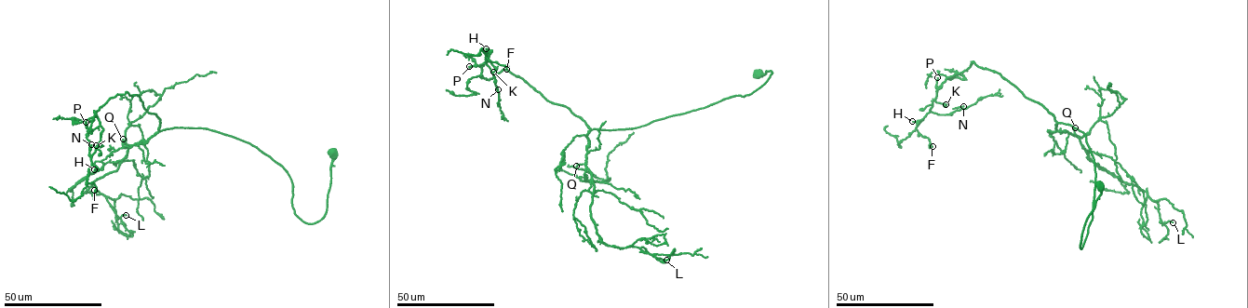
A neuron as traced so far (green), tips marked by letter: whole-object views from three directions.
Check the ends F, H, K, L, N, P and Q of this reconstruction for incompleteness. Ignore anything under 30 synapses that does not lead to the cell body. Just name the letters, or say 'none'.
K

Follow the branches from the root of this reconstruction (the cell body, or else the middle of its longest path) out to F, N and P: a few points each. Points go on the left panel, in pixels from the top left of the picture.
F: (331, 152), (326, 212), (307, 223), (269, 156), (211, 129), (159, 130), (126, 92), (96, 112), (94, 190)
N: (331, 152), (310, 223), (269, 156), (159, 130), (137, 95), (99, 107), (91, 144)
P: (331, 152), (326, 212), (307, 223), (287, 171), (249, 143), (159, 130), (127, 92), (86, 122)

